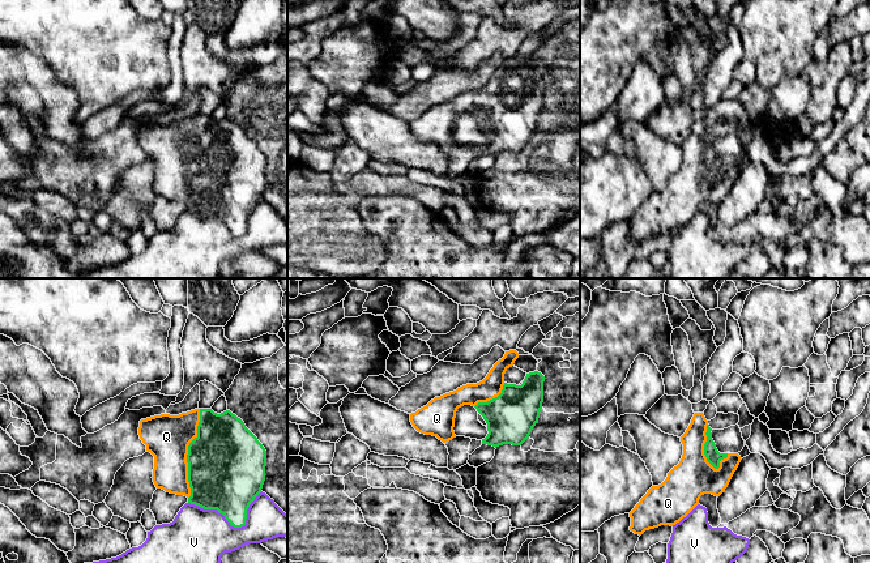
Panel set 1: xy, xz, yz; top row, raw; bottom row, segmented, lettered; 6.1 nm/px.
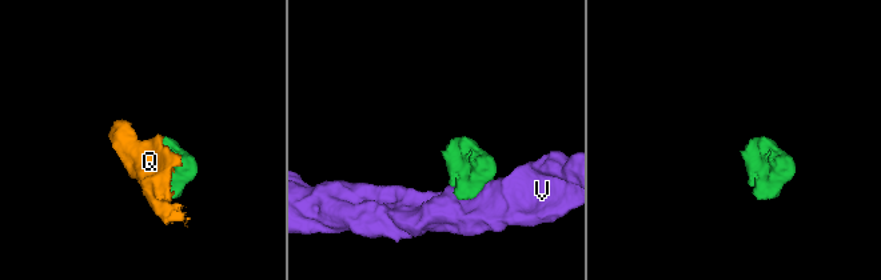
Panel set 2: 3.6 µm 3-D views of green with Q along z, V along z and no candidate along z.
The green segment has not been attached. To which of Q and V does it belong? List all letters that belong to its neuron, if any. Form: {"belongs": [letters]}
{"belongs": ["Q"]}

